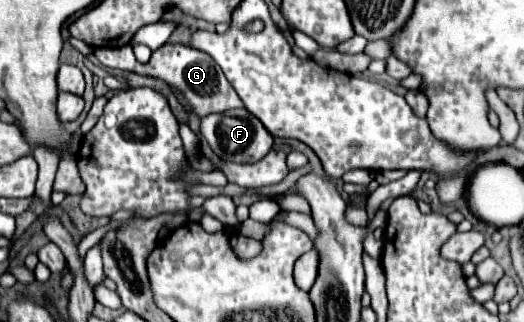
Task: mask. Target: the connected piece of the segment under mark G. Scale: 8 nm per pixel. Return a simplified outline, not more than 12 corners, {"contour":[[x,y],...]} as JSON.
{"contour":[[130,44],[94,48],[108,68],[176,86],[198,116],[244,106],[220,66],[164,44],[146,64]]}

